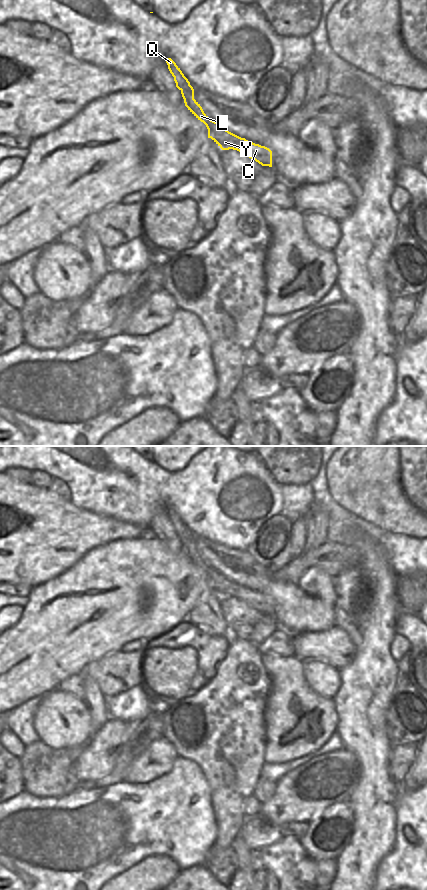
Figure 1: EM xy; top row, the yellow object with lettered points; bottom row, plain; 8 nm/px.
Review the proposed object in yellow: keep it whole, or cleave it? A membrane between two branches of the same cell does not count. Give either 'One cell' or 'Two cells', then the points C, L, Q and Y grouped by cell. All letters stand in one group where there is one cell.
One cell. Groups: C L Q Y.

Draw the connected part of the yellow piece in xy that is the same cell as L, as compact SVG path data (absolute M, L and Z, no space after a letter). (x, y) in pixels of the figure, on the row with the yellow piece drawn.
M167 58L166 63L170 73L174 77L176 87L181 91L185 106L198 120L206 125L208 138L211 138L222 150L237 150L262 166L272 167L272 151L269 148L249 142L211 120L204 113L200 104L194 99L194 89L180 68L171 58Z

